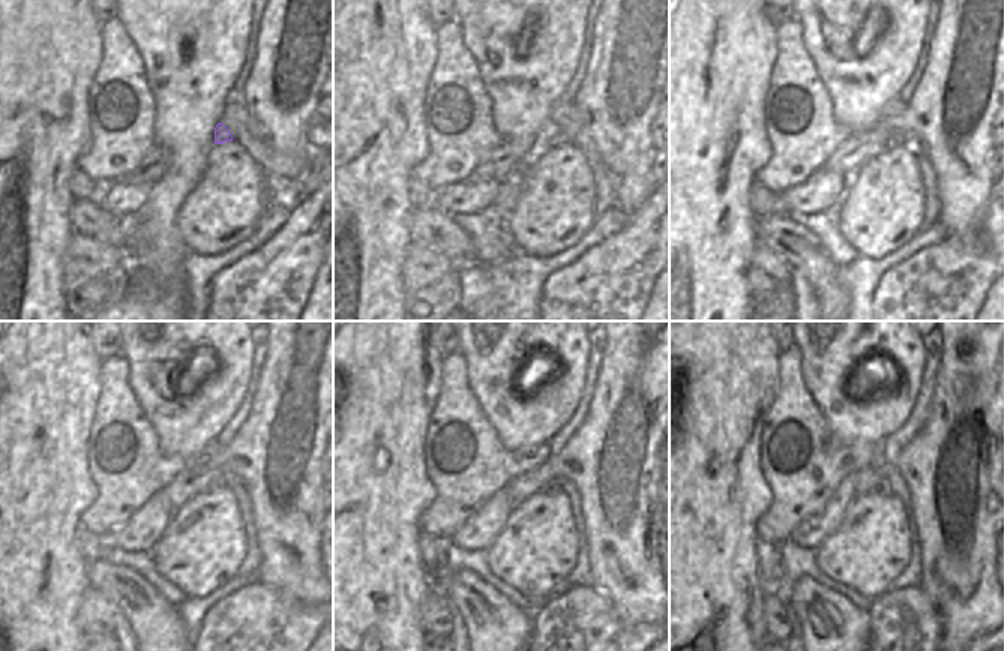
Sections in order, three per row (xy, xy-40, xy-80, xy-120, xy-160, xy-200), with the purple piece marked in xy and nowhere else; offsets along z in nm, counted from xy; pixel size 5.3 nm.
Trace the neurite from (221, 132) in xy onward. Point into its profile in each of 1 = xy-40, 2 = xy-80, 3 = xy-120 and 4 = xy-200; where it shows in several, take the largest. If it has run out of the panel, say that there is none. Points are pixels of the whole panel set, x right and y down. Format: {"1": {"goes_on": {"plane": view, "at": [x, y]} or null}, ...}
{"1": {"goes_on": {"plane": "xy-40", "at": [550, 135]}}, "2": {"goes_on": {"plane": "xy-80", "at": [895, 140]}}, "3": {"goes_on": {"plane": "xy-120", "at": [221, 482]}}, "4": {"goes_on": {"plane": "xy-200", "at": [883, 486]}}}

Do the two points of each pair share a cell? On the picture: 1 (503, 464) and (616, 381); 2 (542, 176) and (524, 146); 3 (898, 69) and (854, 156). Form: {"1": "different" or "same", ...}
{"1": "different", "2": "different", "3": "different"}

